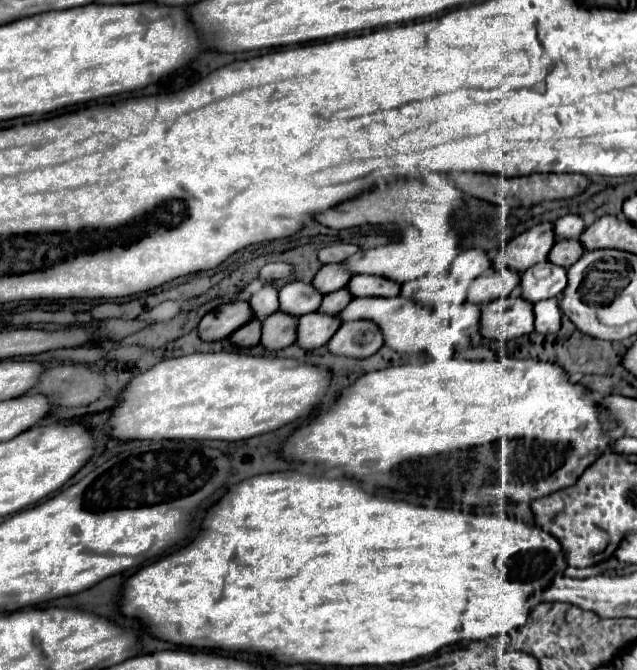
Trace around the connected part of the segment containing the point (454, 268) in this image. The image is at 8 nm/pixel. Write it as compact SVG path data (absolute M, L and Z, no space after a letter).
M470 248L470 250L464 250L462 254L456 256L456 260L452 262L450 266L450 274L458 280L474 280L486 272L490 272L492 264L488 268L484 268L484 254L482 250L478 248Z

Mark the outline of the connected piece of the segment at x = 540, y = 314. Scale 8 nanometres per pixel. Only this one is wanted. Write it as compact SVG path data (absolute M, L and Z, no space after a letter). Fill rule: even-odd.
M558 298L552 300L540 300L534 304L534 328L540 334L552 334L560 330L562 312L558 308Z

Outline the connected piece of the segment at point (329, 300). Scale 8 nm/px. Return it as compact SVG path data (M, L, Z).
M340 288L340 290L330 292L330 294L324 296L324 304L320 306L320 312L336 312L336 314L340 314L348 306L350 300L352 300L350 290L348 288Z

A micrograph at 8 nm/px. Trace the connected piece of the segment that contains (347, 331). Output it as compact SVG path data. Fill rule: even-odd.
M352 320L352 322L344 322L338 328L336 336L332 336L332 340L328 342L328 348L332 354L368 358L382 344L384 344L384 336L378 324L372 324L370 320Z

